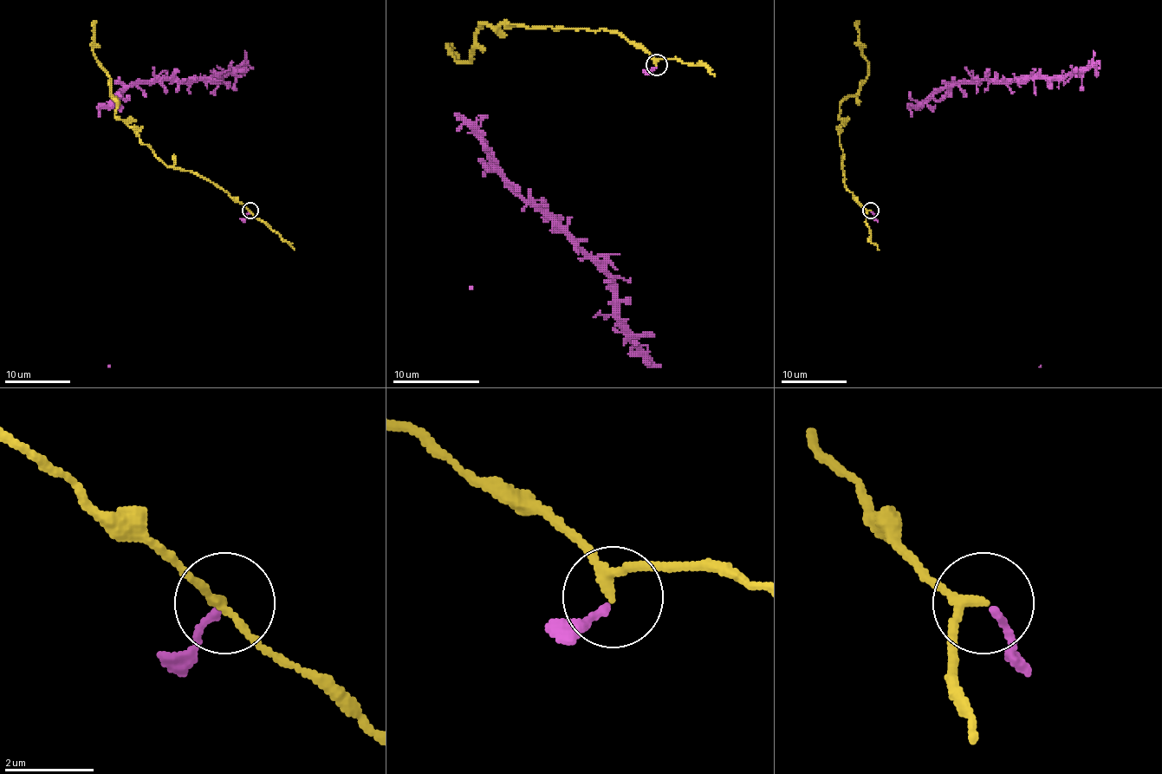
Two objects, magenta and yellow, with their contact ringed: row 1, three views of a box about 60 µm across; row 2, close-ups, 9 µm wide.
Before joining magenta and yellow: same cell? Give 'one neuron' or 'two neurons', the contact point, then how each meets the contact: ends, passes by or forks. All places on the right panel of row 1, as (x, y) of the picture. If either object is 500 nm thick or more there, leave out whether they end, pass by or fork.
one neuron; place (870, 211); magenta ends; yellow passes by

